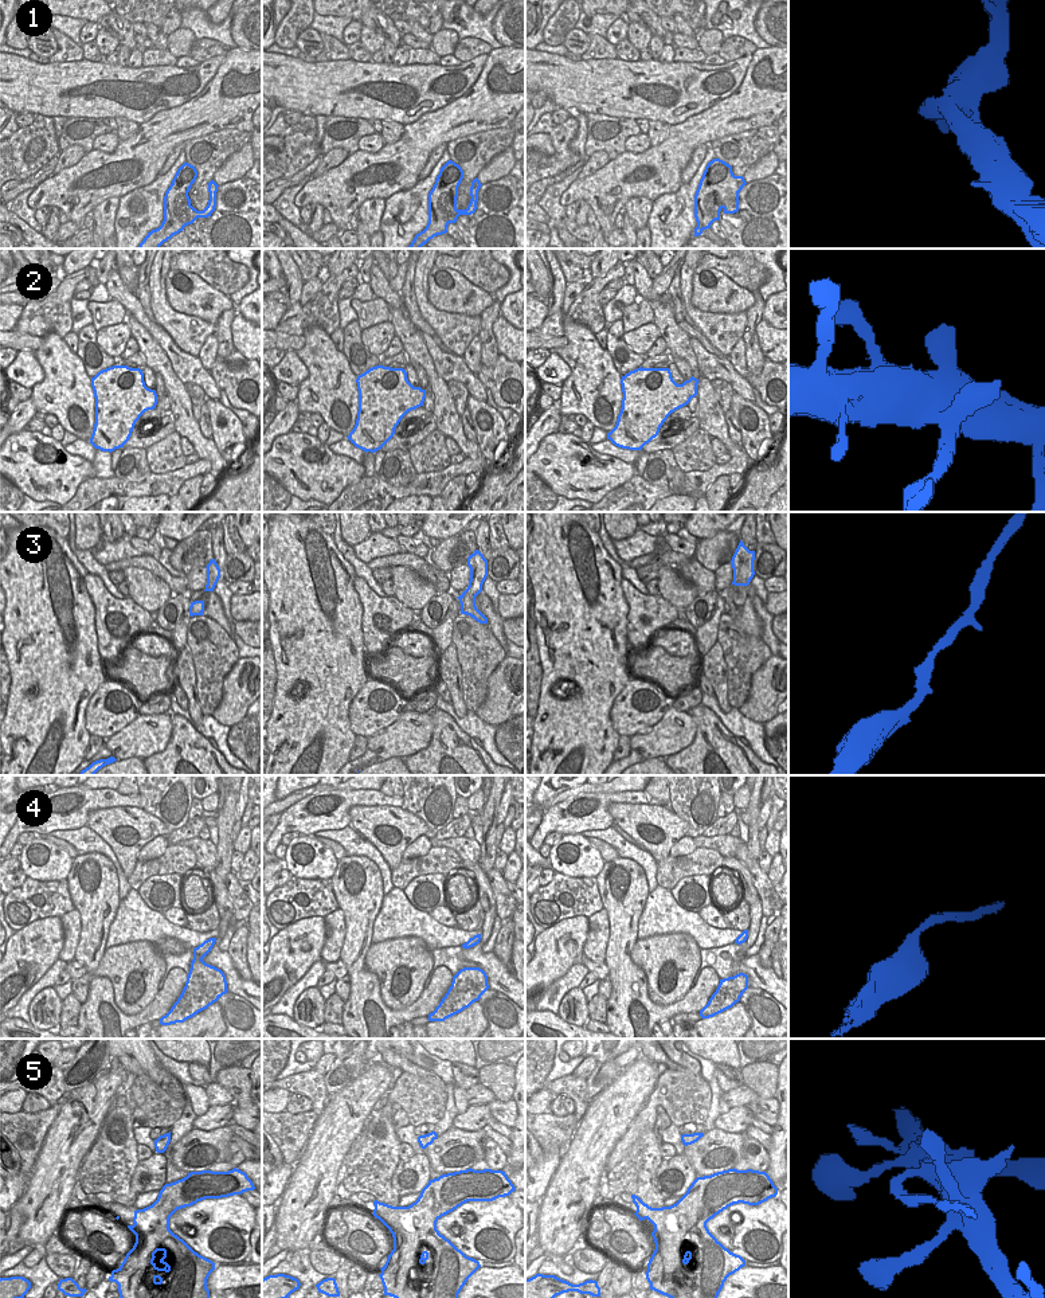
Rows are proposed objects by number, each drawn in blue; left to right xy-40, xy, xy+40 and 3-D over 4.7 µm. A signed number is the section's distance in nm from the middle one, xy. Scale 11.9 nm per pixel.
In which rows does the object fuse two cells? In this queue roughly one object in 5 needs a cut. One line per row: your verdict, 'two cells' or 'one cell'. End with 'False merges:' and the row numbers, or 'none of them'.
1: one cell
2: one cell
3: one cell
4: one cell
5: two cells
False merges: 5

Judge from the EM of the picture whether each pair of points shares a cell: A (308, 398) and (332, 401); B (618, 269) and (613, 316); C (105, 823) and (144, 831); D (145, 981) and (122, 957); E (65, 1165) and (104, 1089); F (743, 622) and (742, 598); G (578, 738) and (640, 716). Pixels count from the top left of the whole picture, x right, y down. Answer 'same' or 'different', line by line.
A: same
B: different
C: same
D: same
E: same
F: same
G: different

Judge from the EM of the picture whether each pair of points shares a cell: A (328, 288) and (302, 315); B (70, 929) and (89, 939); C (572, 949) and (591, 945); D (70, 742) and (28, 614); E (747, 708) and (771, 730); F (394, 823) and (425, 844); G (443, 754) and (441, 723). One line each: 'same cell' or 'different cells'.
A: same cell
B: different cells
C: different cells
D: same cell
E: different cells
F: different cells
G: same cell

